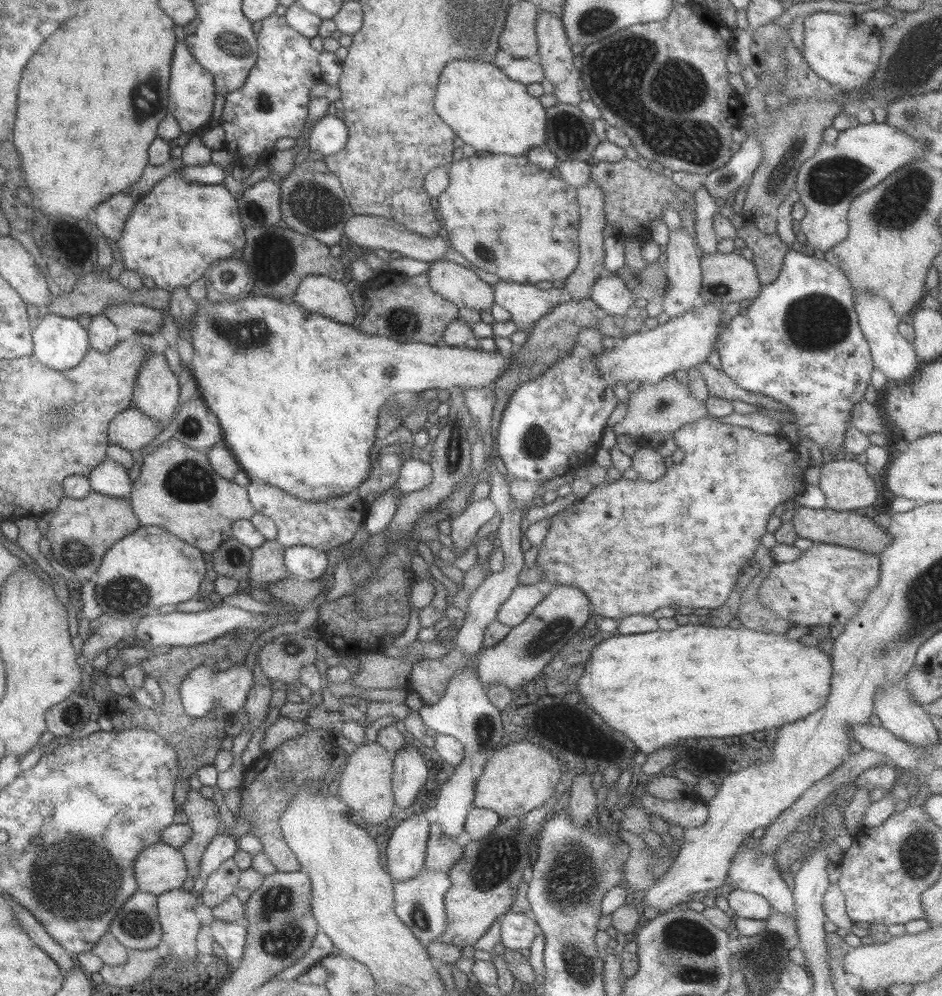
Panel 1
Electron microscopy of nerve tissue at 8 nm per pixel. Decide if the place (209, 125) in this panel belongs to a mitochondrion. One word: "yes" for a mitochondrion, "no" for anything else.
no

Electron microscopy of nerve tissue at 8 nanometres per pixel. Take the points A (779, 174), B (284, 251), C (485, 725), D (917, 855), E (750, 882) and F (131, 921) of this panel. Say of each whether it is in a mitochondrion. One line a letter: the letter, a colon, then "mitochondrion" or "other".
A: mitochondrion
B: mitochondrion
C: other
D: mitochondrion
E: other
F: mitochondrion

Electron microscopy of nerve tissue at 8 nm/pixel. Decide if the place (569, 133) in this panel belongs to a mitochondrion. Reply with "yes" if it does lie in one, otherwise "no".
yes

